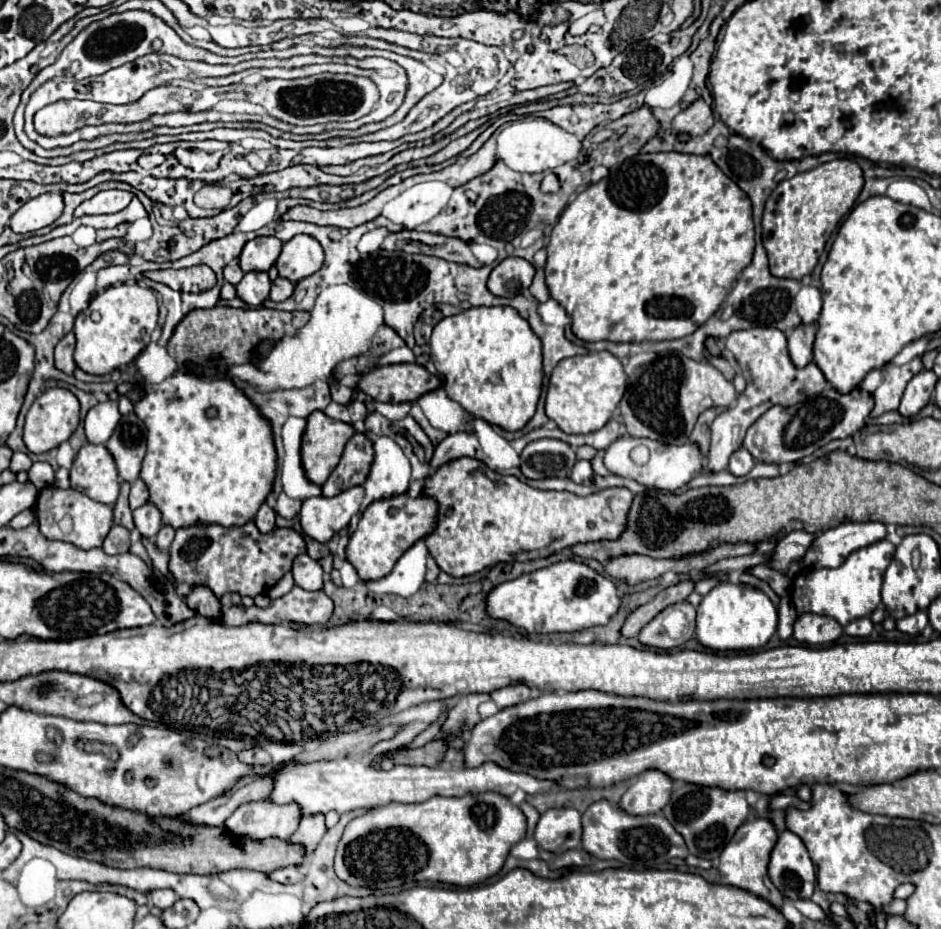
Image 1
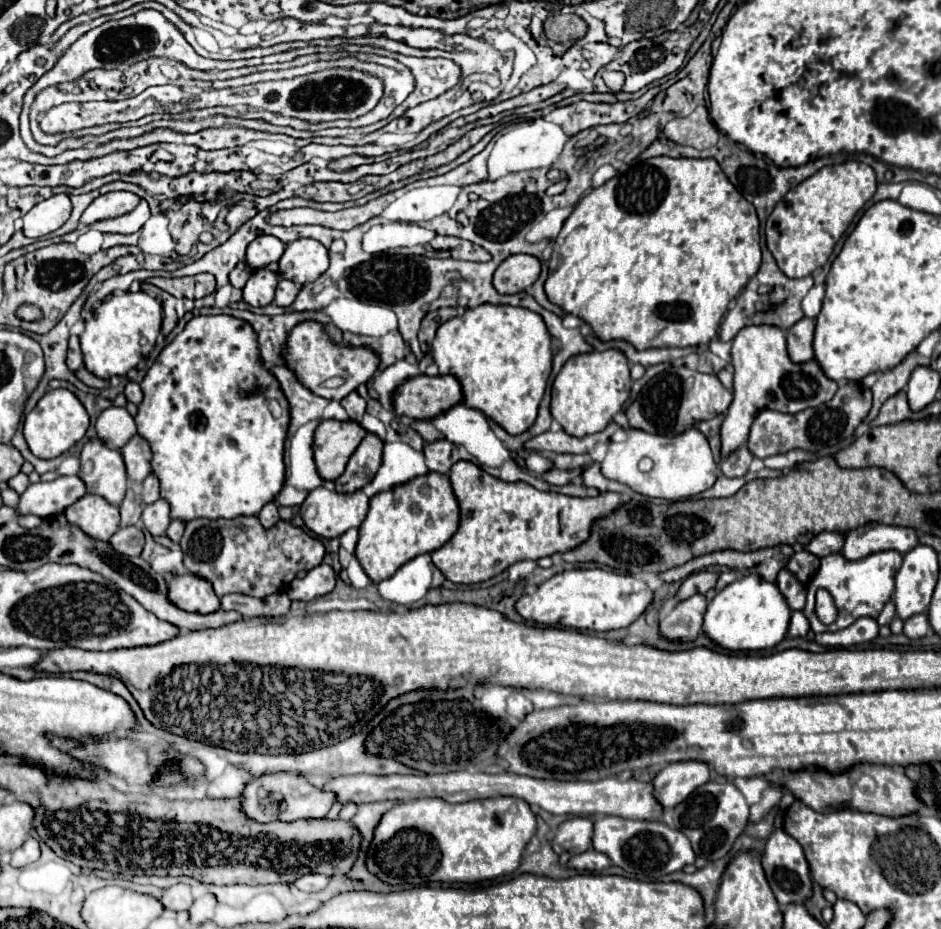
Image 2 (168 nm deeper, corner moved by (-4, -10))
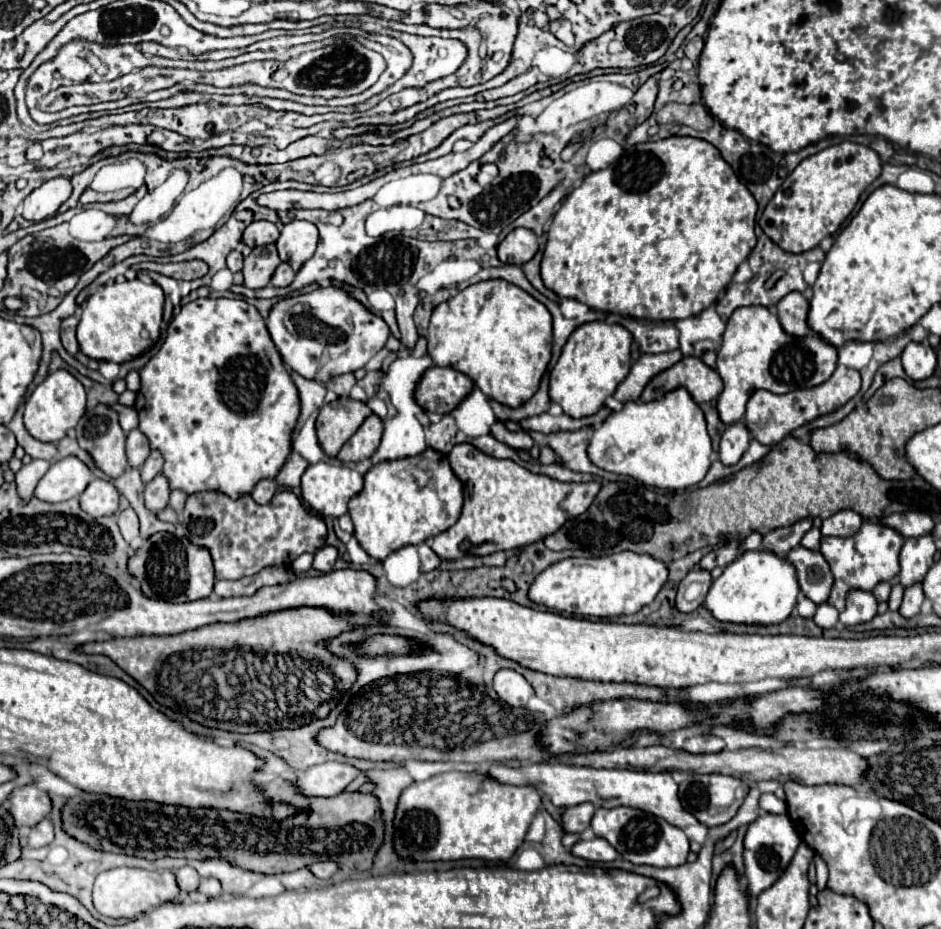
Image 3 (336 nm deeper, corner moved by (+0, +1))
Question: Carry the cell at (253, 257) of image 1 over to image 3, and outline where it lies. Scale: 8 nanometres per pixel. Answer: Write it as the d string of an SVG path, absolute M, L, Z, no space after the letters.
M253 221L243 233L243 243L253 249L257 245L275 243L277 237L279 237L279 227L275 223L271 223L271 221Z

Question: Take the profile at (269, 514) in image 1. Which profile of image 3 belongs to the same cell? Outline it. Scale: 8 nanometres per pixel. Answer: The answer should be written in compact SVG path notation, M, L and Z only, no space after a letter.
M261 479L255 487L253 487L253 491L251 491L251 497L257 501L257 503L269 503L271 501L271 497L275 495L275 491L277 491L277 483L273 481L273 479Z

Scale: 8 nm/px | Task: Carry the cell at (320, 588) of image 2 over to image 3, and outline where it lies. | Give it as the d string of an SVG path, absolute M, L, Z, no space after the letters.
M325 545L325 547L321 547L321 549L315 553L313 567L315 567L317 571L321 571L321 573L331 571L333 565L335 565L337 553L339 553L339 551L337 551L337 547L333 547L333 545Z

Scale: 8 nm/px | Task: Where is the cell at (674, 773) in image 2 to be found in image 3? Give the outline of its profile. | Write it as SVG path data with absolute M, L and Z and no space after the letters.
M695 735L683 743L683 749L689 753L719 753L725 749L725 741L715 735Z

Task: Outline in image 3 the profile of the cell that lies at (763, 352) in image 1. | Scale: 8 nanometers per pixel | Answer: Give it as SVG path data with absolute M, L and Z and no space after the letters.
M739 307L727 321L721 349L717 351L717 371L725 383L717 399L717 409L725 425L743 419L749 395L757 389L789 393L795 389L817 387L833 375L837 367L837 349L819 335L791 337L783 331L775 313L767 307Z

